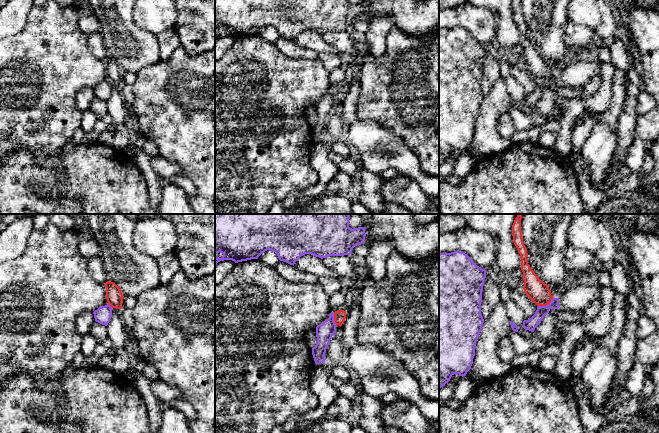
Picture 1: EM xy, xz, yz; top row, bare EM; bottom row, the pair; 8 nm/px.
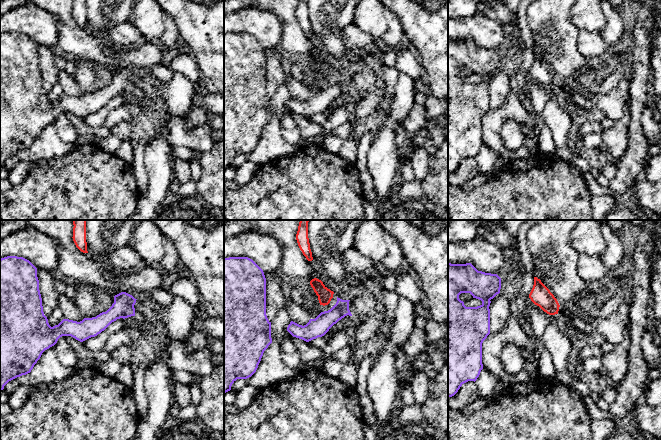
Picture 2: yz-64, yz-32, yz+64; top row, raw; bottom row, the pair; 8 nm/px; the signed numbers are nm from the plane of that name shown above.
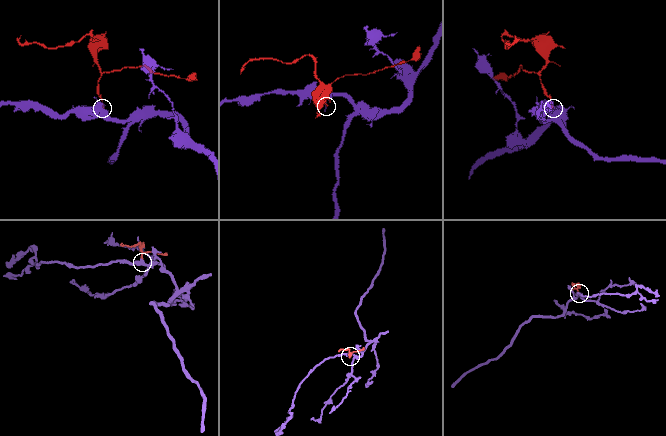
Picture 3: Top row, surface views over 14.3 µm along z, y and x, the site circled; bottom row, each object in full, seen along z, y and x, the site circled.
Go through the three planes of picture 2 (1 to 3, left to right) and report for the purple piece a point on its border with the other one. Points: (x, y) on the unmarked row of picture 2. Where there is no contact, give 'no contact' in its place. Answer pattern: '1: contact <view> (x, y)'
1: no contact
2: no contact
3: no contact

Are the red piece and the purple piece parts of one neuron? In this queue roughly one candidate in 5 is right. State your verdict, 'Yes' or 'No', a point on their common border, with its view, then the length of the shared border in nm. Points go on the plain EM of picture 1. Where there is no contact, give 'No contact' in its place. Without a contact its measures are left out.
No. Touches red at yz (545, 81). Shared border 140 nm

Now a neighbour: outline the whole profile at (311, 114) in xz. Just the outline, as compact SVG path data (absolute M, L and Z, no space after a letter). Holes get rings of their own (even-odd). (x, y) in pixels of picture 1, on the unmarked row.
M307 107L306 108L306 118L307 120L313 124L316 121L317 113L316 113L316 108L314 107Z

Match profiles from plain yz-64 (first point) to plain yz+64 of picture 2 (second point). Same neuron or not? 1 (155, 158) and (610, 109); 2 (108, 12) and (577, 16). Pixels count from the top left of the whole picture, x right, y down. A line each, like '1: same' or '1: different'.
1: different
2: different

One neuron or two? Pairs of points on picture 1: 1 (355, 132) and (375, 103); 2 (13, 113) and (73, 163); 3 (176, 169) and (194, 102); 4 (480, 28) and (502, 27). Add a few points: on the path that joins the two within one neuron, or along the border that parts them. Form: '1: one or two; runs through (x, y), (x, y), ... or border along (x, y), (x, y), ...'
1: two; border along (356, 114), (360, 119), (374, 120), (385, 128)
2: two; border along (71, 138), (59, 155), (63, 171), (61, 175)
3: two; border along (159, 155), (176, 162), (181, 167), (184, 175)
4: two; border along (490, 10), (497, 18), (496, 36)

